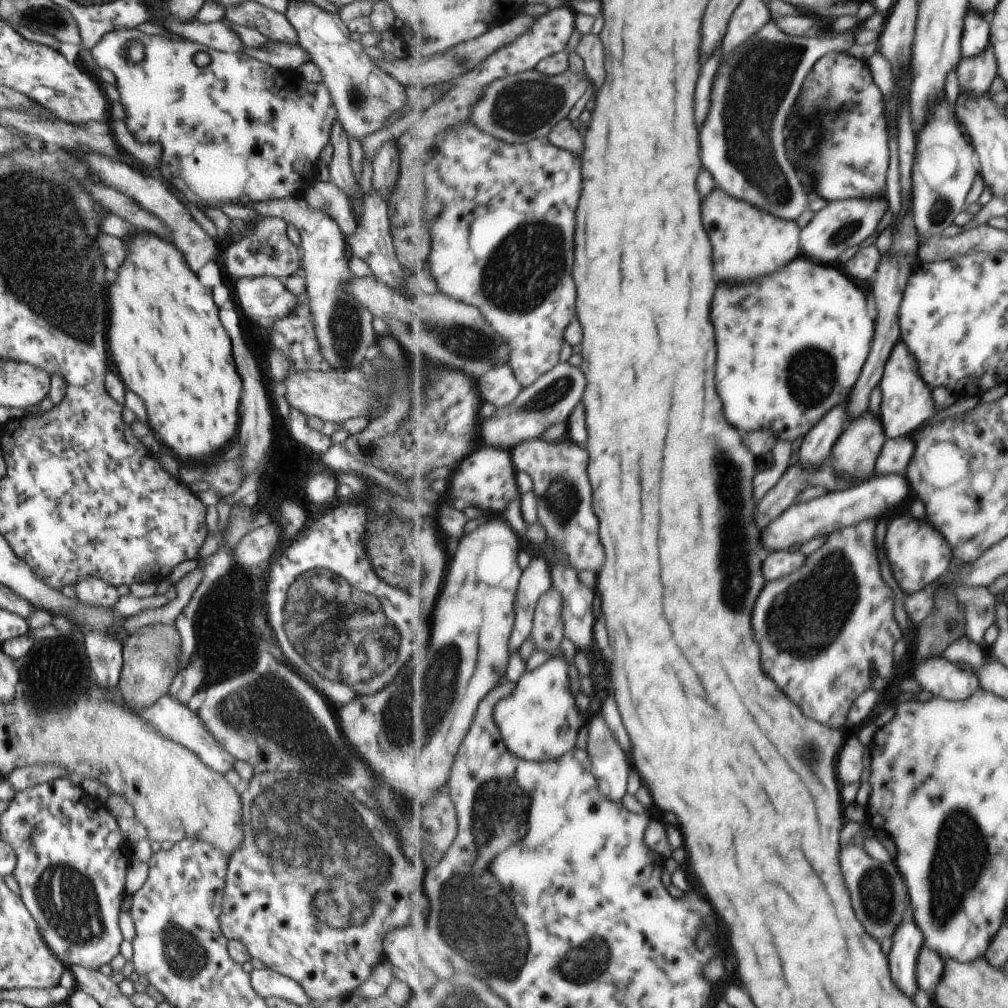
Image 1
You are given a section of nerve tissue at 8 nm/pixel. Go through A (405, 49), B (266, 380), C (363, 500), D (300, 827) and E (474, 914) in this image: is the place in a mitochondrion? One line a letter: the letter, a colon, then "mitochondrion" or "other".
A: other
B: other
C: other
D: mitochondrion
E: mitochondrion

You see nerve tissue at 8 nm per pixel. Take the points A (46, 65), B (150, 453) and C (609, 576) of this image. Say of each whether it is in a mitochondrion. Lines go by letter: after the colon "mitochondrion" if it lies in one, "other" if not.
A: other
B: other
C: other

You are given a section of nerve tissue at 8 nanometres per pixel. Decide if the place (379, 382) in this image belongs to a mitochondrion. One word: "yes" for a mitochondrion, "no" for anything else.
yes

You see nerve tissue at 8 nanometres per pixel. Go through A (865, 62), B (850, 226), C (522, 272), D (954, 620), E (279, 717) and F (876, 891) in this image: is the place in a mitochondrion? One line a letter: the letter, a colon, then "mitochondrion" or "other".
A: other
B: mitochondrion
C: mitochondrion
D: mitochondrion
E: mitochondrion
F: mitochondrion

